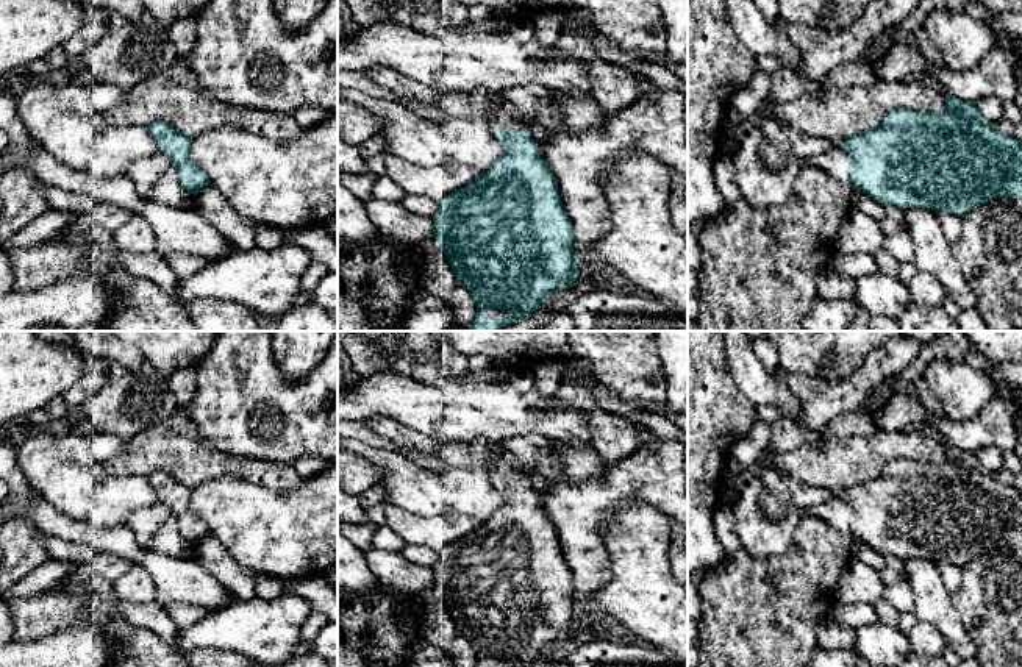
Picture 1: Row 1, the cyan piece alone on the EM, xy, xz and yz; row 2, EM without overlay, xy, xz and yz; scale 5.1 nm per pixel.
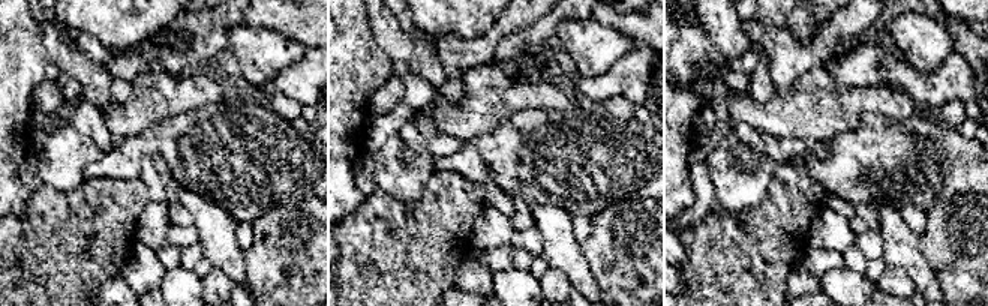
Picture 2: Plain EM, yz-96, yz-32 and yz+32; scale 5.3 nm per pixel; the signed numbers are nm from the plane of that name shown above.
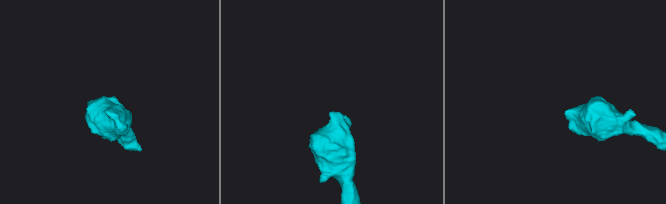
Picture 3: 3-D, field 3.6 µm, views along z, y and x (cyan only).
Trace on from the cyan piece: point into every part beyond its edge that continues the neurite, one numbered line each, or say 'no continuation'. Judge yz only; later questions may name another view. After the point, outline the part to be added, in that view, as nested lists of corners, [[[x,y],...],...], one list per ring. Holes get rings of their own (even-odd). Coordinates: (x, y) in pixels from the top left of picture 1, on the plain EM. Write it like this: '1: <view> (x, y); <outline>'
1: yz (835, 511); [[[834,495],[830,501],[802,511],[803,517],[817,517],[830,523],[833,528],[849,533],[849,503],[842,498],[842,495]]]

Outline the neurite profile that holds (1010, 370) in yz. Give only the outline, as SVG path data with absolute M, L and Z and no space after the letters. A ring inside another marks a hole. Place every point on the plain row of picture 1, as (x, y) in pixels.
M970 347L969 366L984 373L999 373L1002 380L1022 391L1022 359L1020 361L989 361L980 350Z

